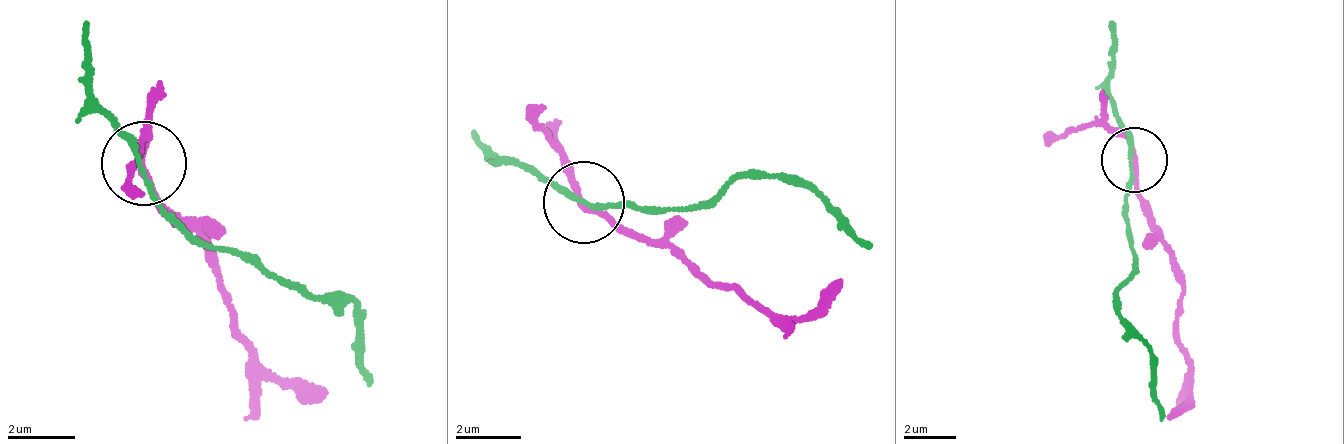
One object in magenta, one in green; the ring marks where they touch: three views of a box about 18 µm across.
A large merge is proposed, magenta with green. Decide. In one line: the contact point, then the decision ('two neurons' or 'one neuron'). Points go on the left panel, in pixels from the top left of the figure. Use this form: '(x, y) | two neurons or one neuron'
(143, 163) | two neurons

